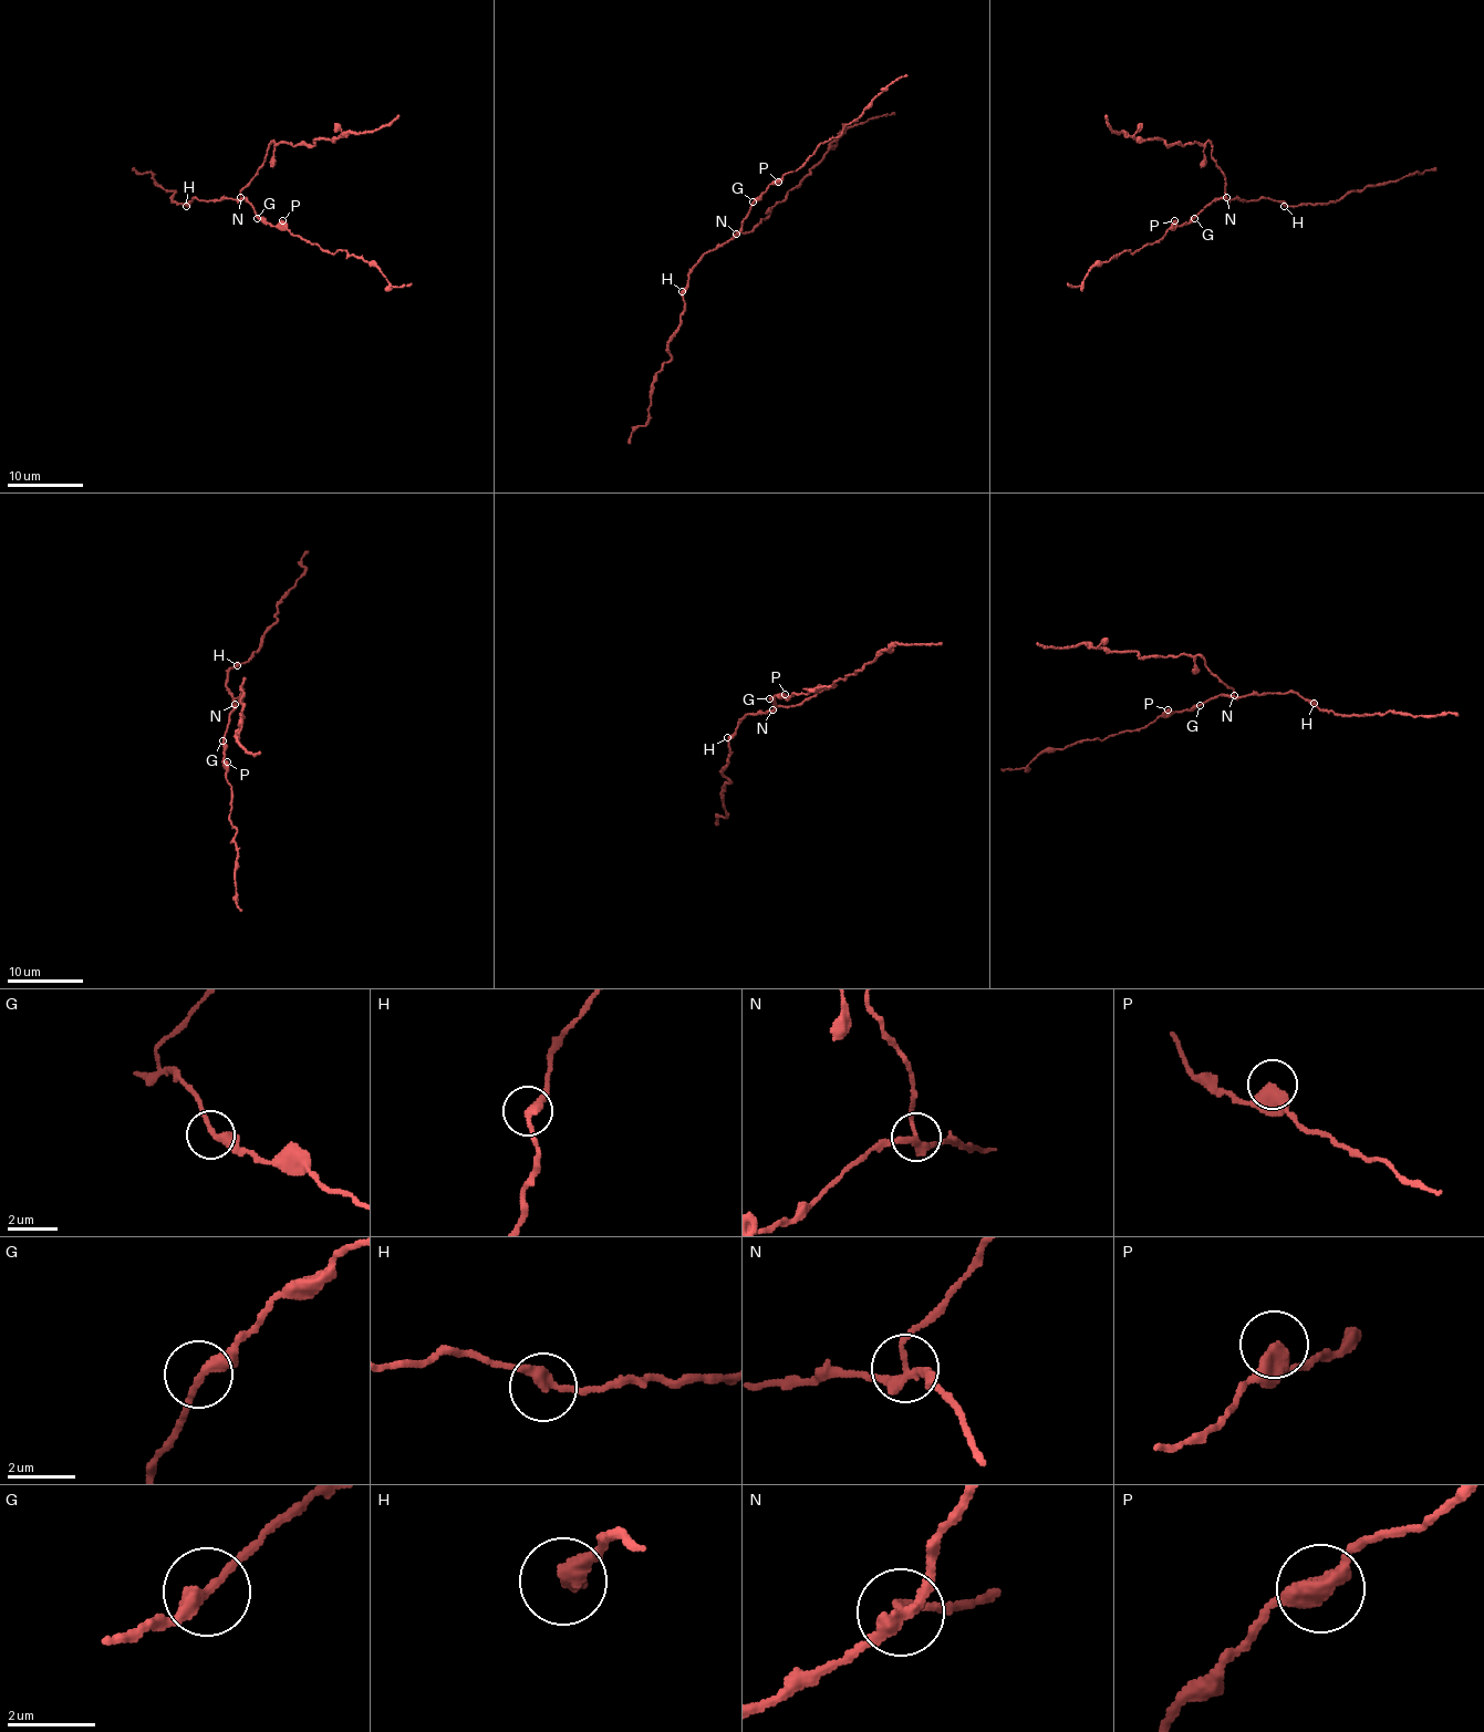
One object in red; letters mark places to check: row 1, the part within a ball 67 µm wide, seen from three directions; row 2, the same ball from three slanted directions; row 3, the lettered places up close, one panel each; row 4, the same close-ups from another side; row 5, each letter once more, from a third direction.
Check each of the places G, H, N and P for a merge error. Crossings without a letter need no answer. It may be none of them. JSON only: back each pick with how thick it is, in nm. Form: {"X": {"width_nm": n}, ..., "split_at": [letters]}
{"N": {"width_nm": 260}, "split_at": ["N"]}

